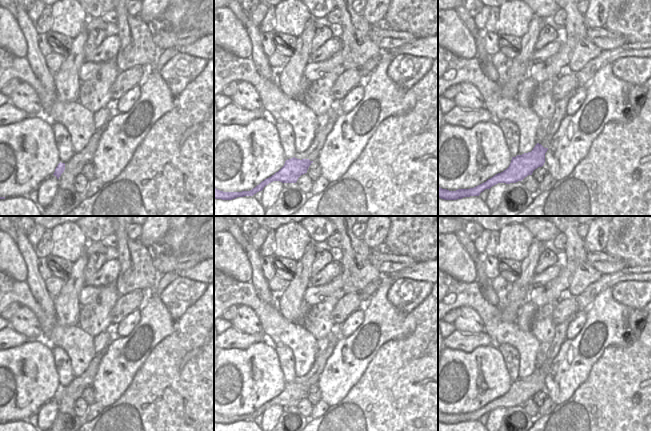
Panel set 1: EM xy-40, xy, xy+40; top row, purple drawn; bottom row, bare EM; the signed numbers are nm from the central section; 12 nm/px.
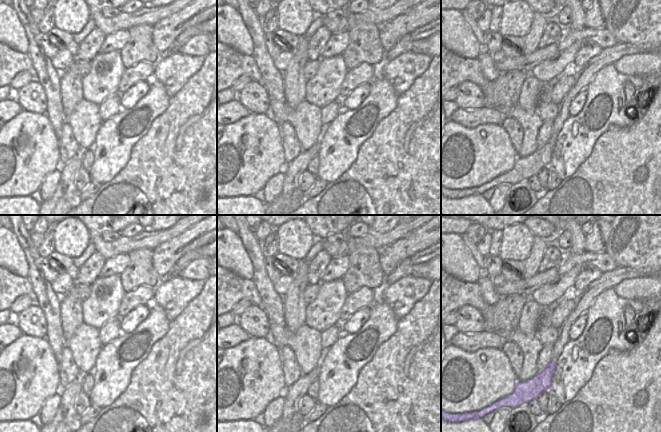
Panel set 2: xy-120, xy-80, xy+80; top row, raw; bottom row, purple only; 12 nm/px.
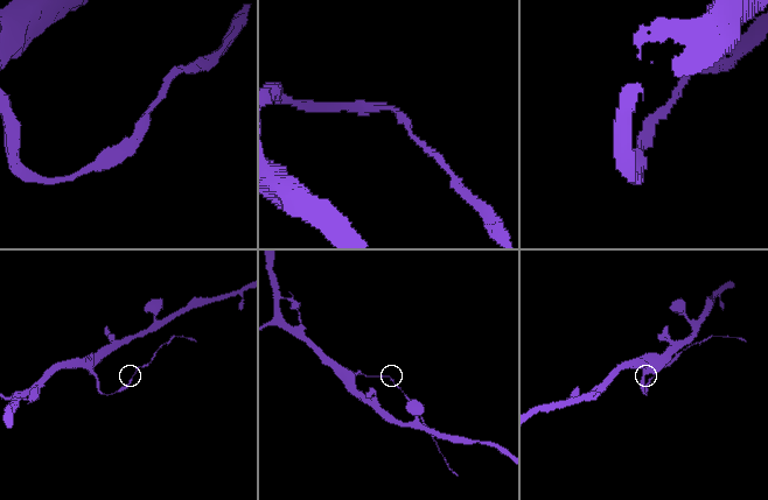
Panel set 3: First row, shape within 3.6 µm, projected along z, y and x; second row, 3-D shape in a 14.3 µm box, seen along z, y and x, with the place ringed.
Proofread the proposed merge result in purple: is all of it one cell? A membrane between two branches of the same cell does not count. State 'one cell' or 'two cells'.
two cells

